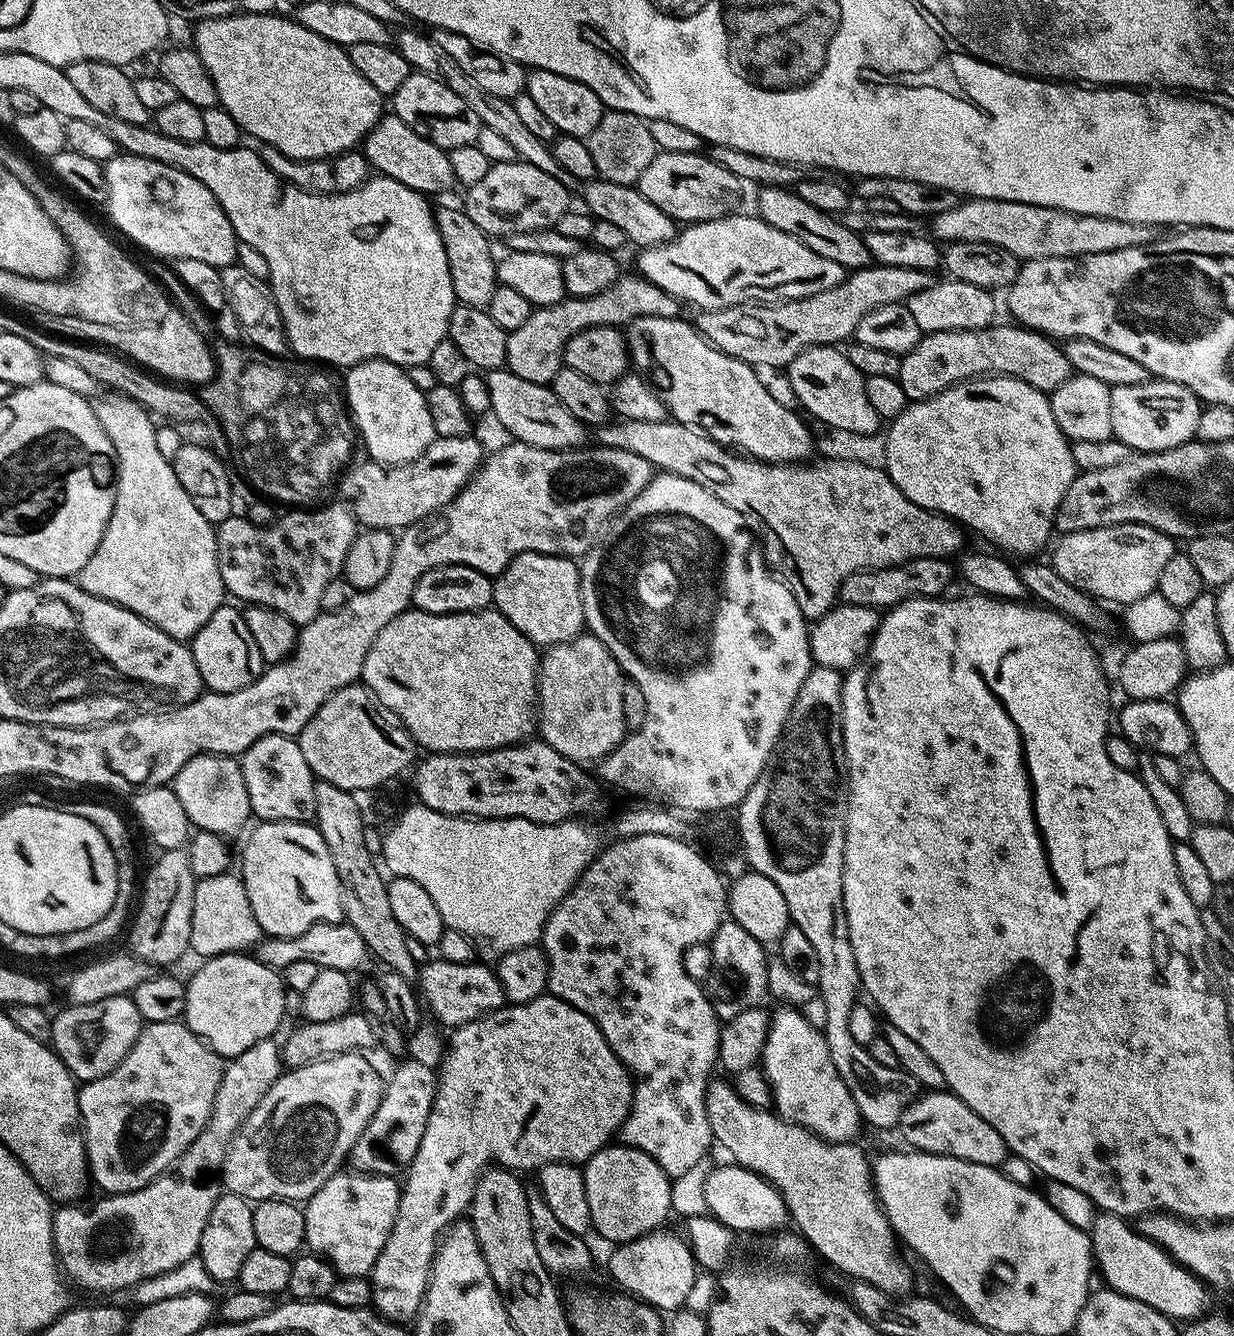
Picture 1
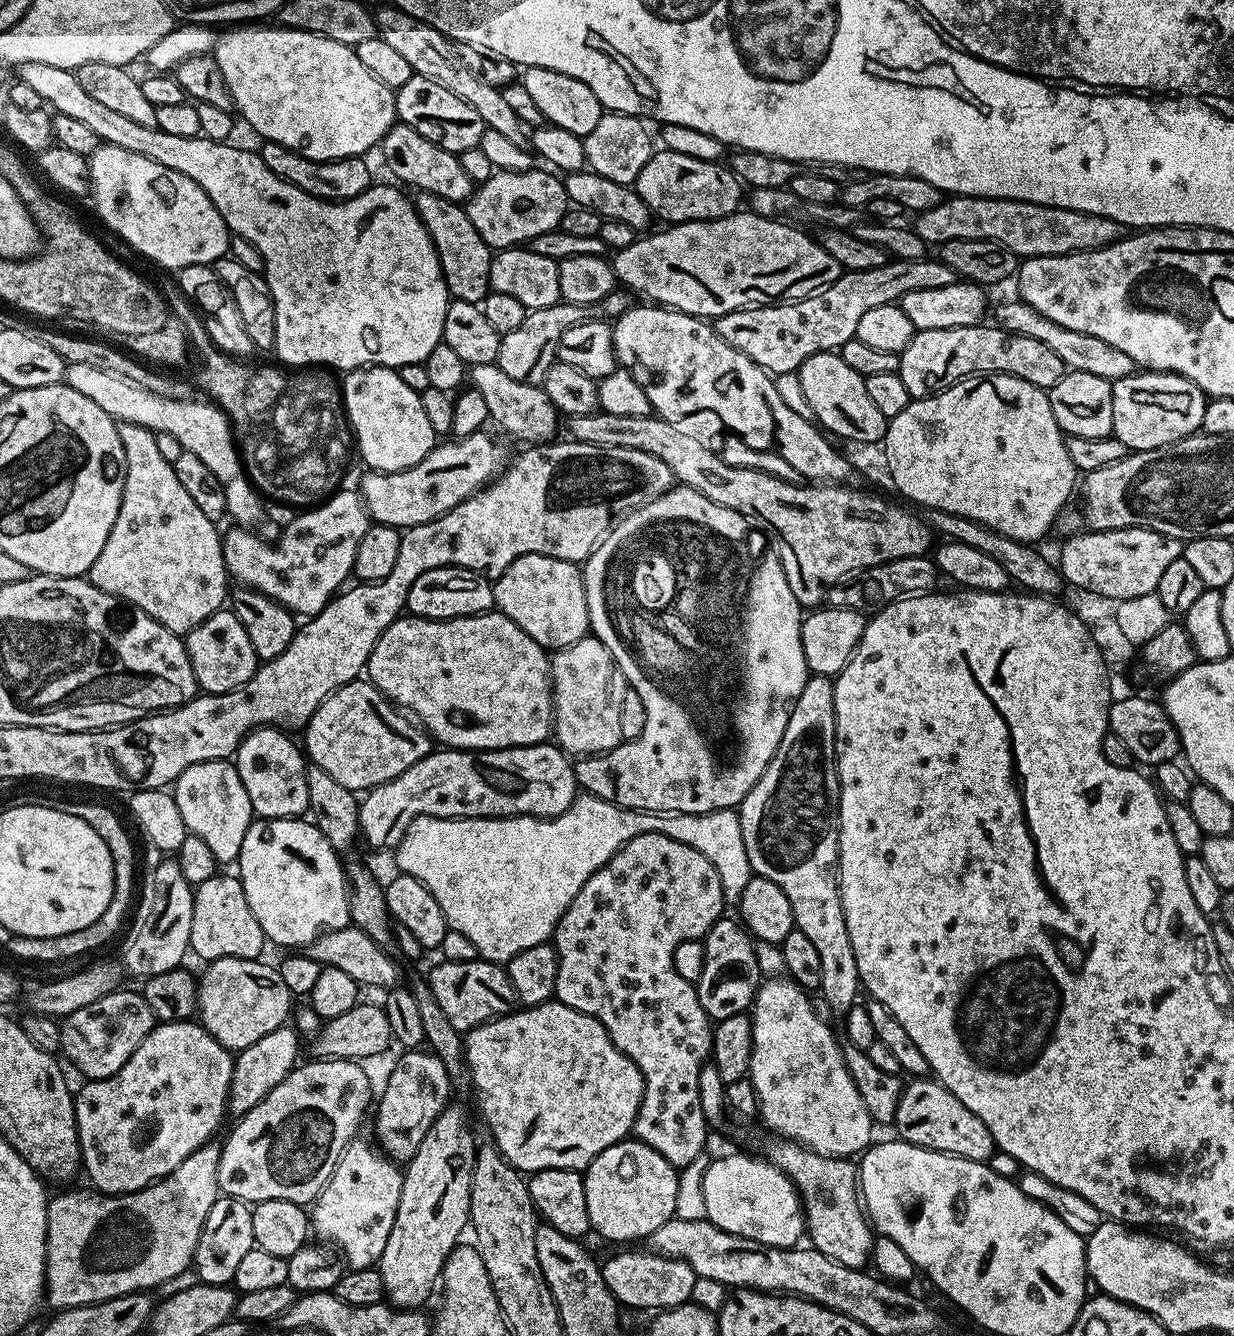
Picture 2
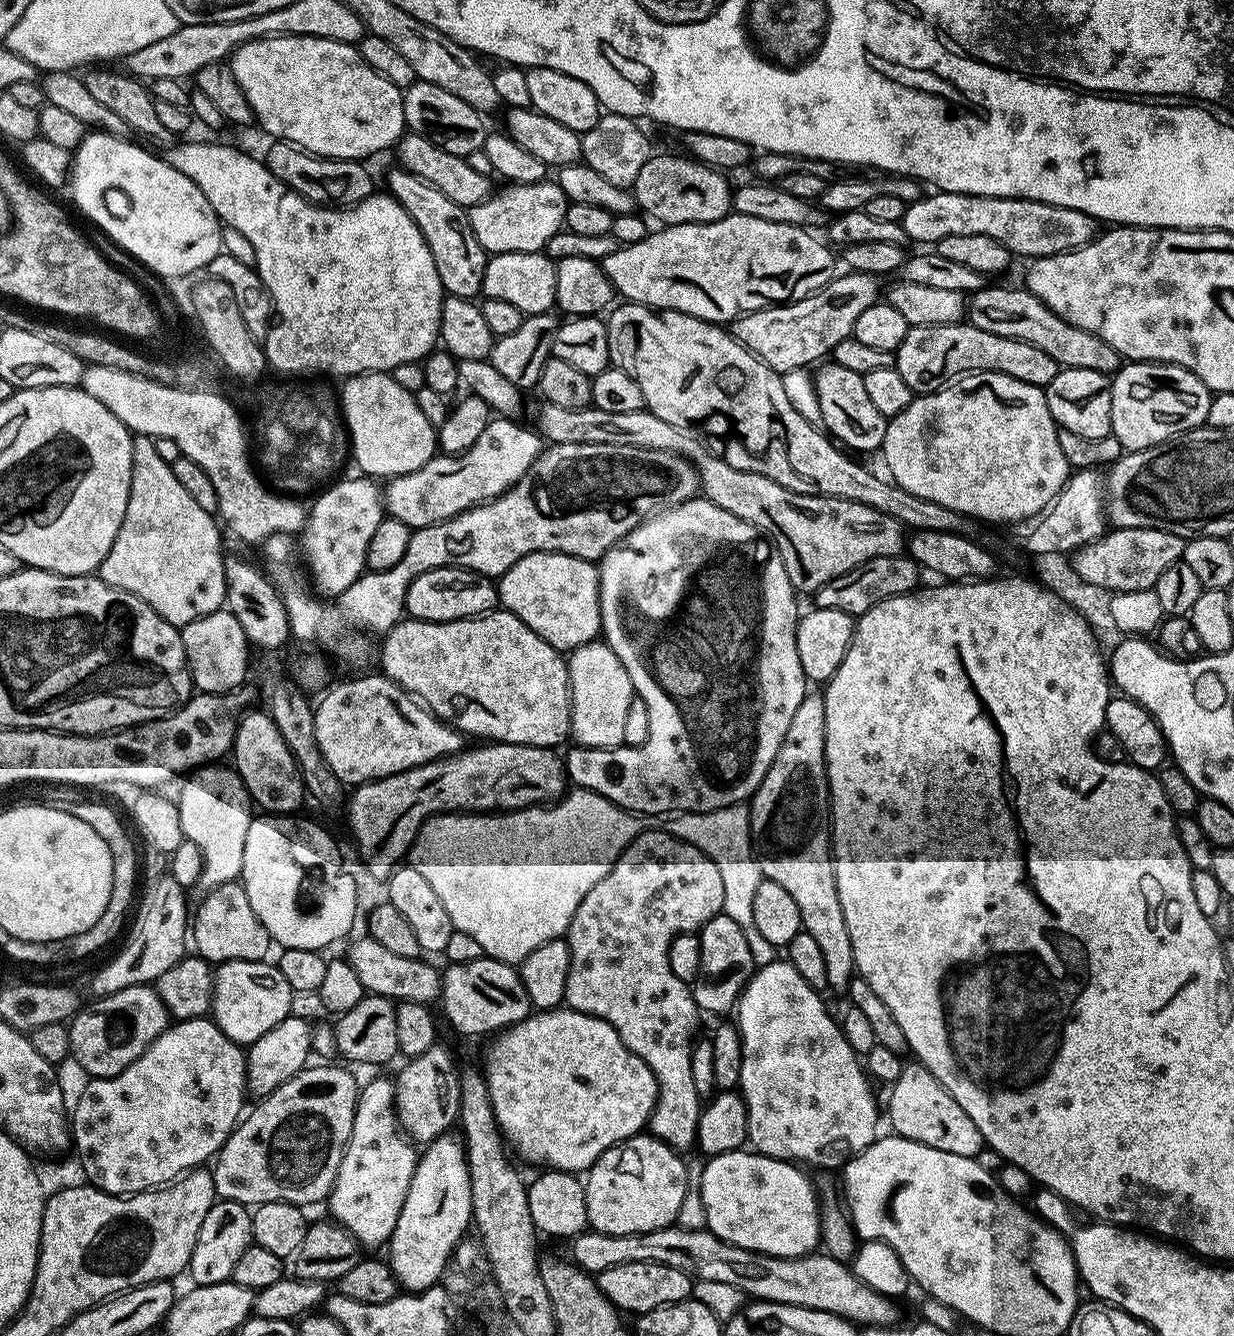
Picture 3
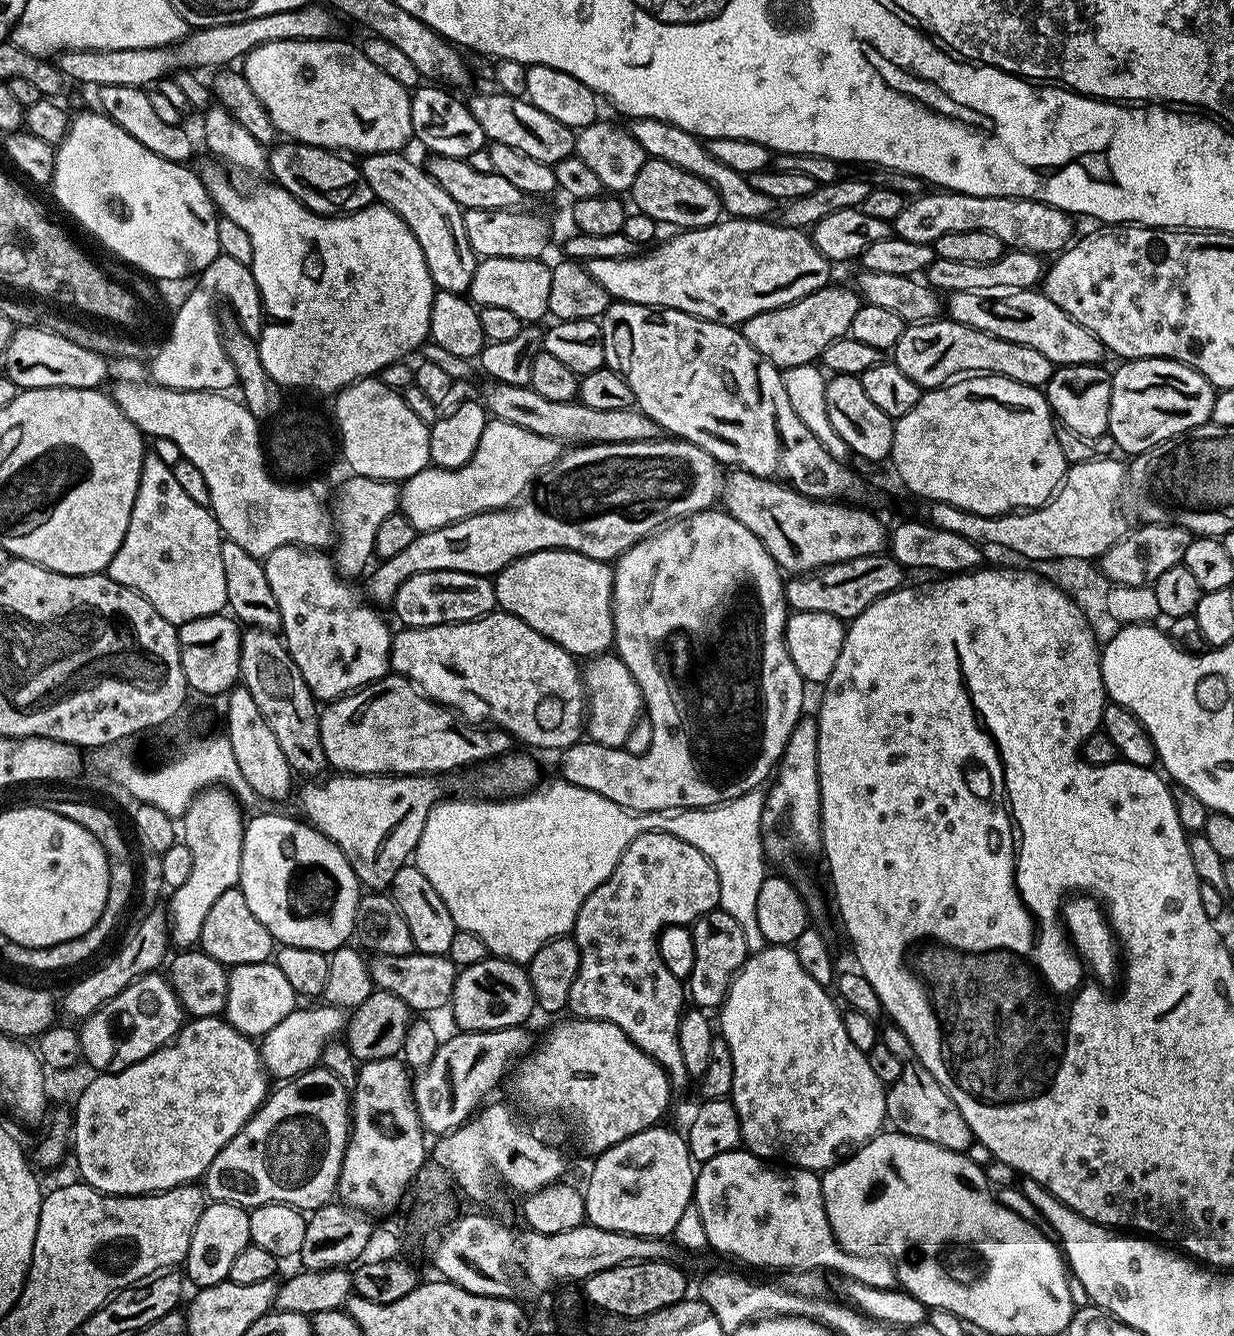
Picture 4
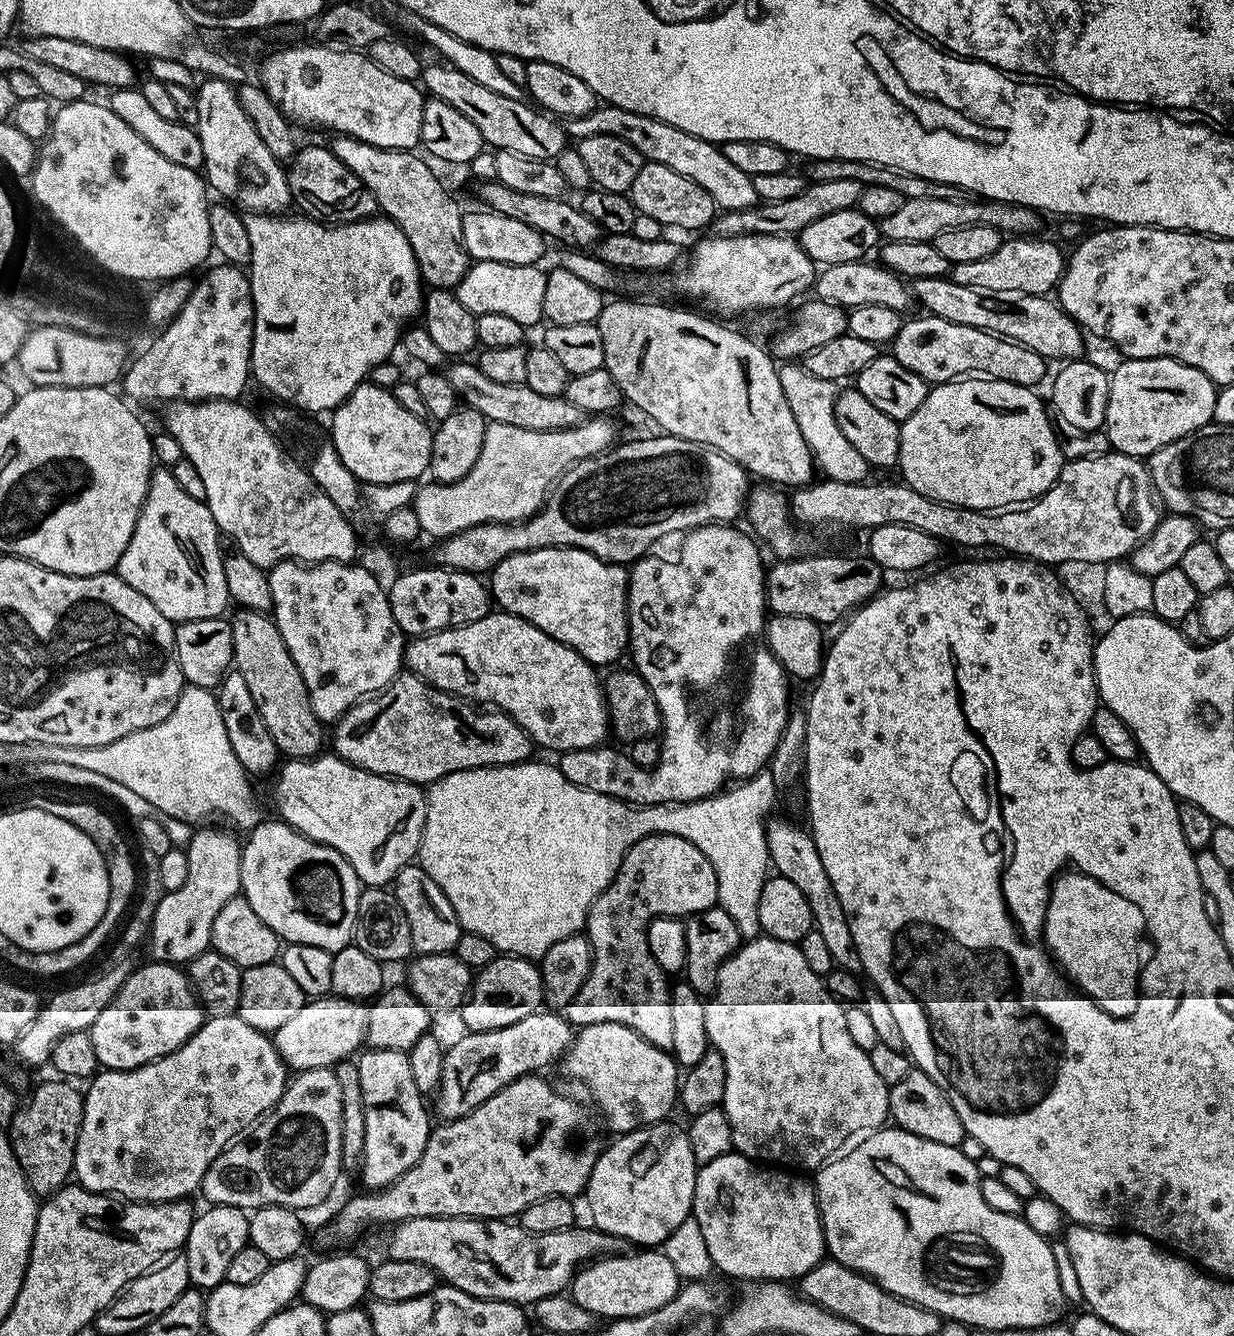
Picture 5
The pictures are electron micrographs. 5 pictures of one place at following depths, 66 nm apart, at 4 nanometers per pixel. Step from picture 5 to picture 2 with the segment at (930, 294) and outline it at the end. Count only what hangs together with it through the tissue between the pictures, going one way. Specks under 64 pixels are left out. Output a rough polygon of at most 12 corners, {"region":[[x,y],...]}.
{"region":[[1019,298],[995,327],[1046,342],[1065,369],[1115,382],[1132,359],[1094,334],[1066,330]]}

